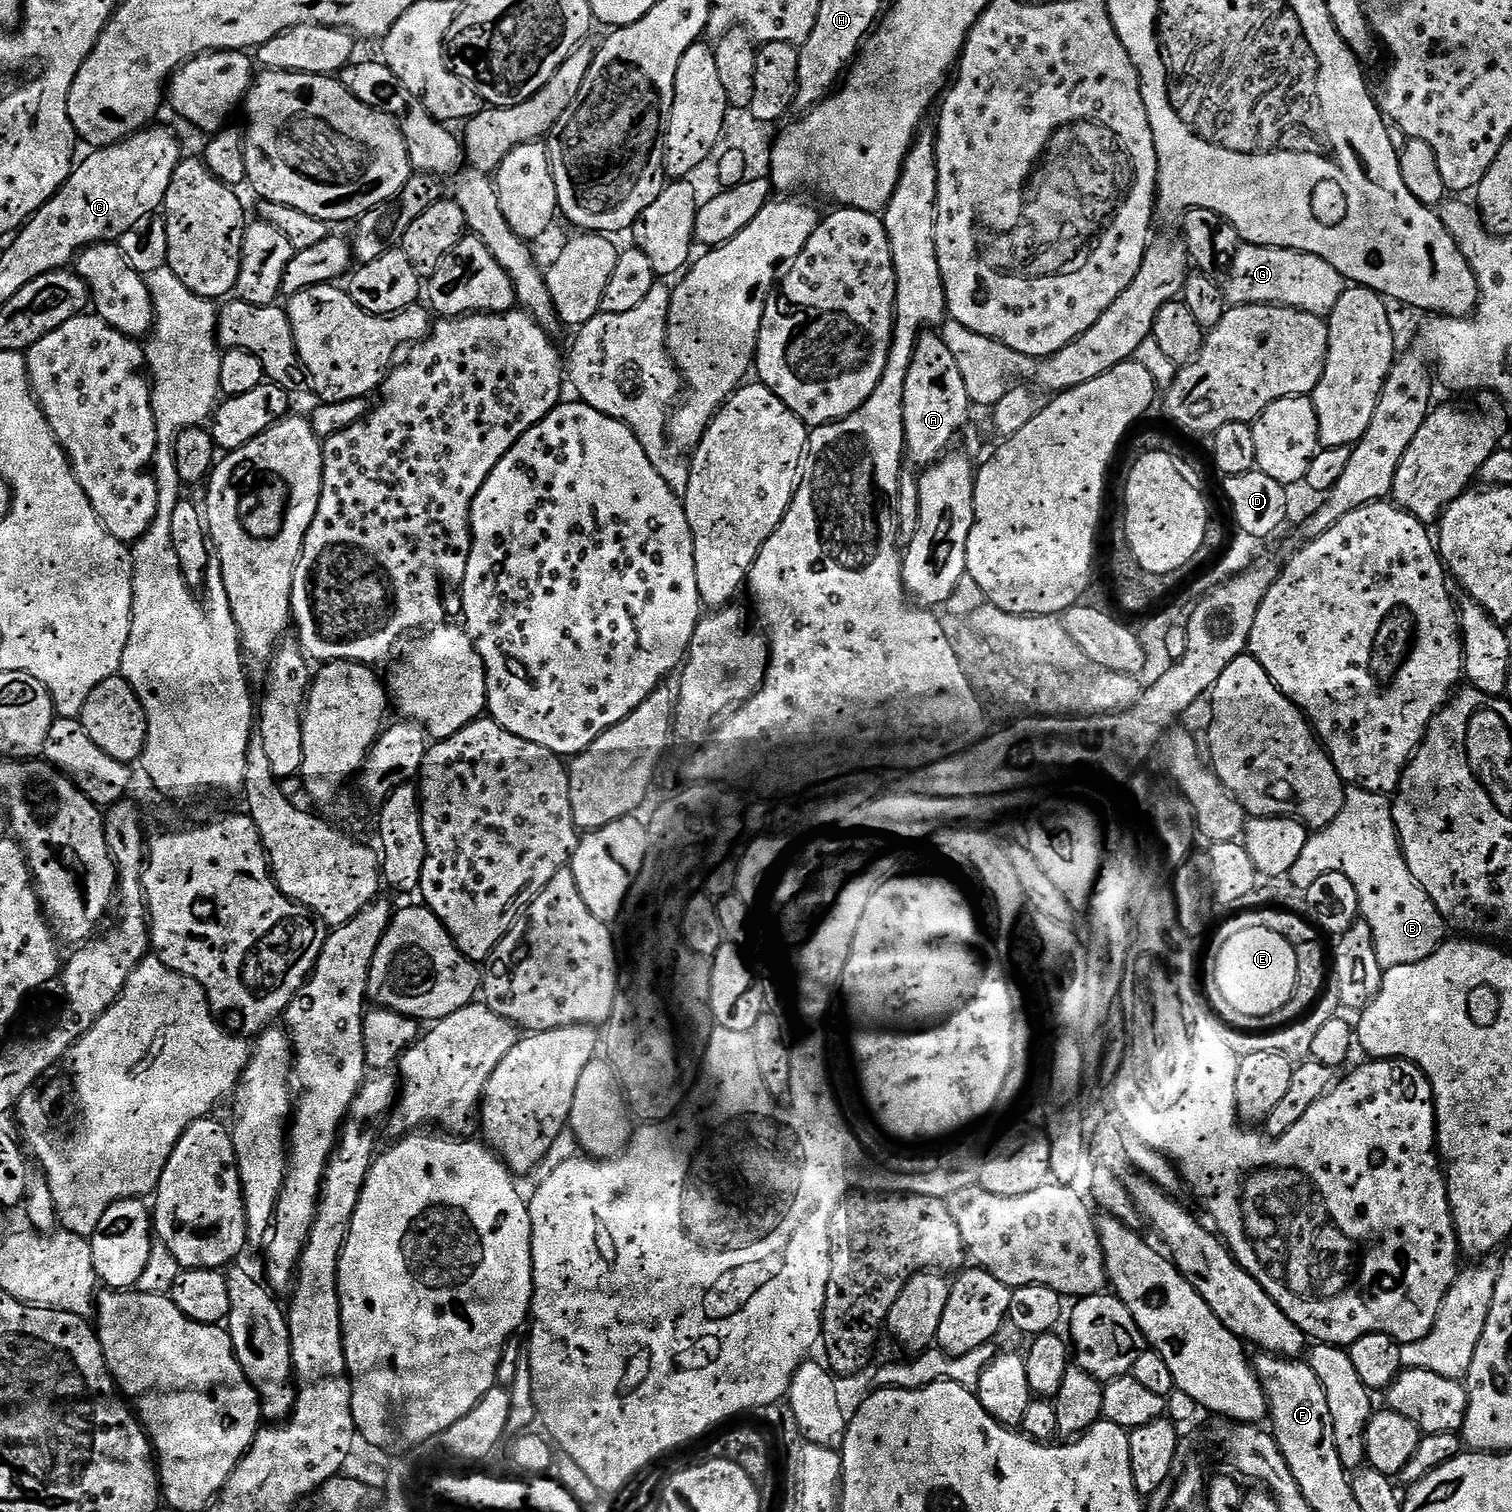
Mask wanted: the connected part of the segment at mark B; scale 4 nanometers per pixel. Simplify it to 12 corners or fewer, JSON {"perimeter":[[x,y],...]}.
{"perimeter":[[1349,787],[1313,831],[1290,880],[1306,890],[1328,860],[1354,871],[1362,918],[1387,969],[1446,939],[1410,874],[1383,792]]}

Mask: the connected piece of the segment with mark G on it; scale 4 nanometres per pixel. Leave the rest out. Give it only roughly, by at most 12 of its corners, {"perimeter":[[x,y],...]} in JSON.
{"perimeter":[[1245,243],[1229,305],[1281,304],[1323,317],[1348,287],[1317,255]]}

